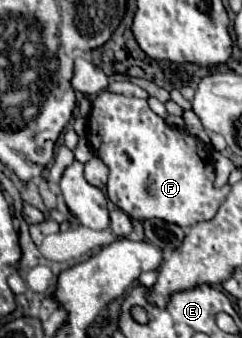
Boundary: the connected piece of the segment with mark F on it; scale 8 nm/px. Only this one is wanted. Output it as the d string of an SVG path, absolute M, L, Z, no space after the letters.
M101 92L87 118L87 140L95 154L107 164L107 196L131 220L165 220L181 228L191 228L215 216L225 200L215 190L215 166L207 152L199 152L193 136L185 136L165 124L149 110L145 100Z

